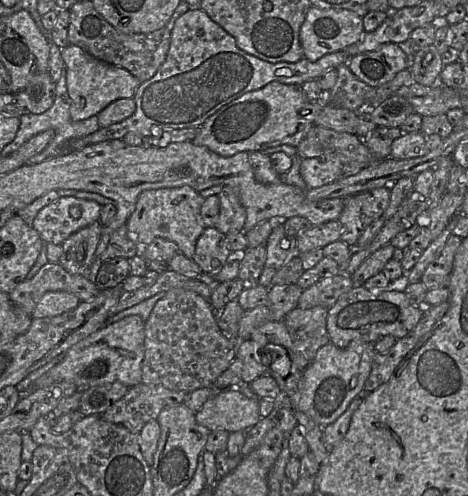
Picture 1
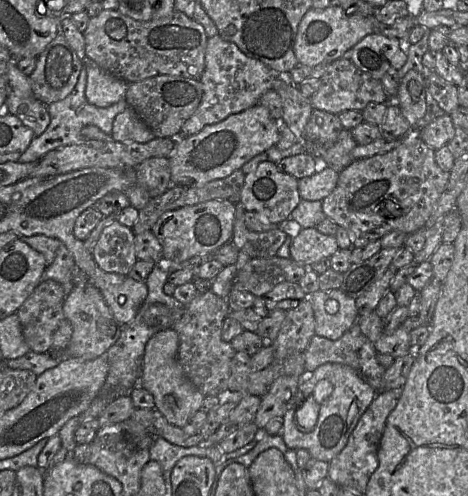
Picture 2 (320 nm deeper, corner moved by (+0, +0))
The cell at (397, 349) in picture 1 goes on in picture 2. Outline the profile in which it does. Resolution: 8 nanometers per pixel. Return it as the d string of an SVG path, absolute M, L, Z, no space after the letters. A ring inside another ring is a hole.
M355 323L336 341L314 335L304 351L305 370L306 373L312 374L316 368L326 363L339 363L347 365L353 368L366 383L378 392L383 389L383 377L386 369L377 362L377 353L378 352L372 342L361 332L359 326Z

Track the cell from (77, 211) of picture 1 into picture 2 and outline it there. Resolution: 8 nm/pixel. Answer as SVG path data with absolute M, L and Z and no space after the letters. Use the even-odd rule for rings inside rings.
M118 220L105 227L91 247L91 254L98 267L108 273L127 275L138 260L134 238L132 230Z

